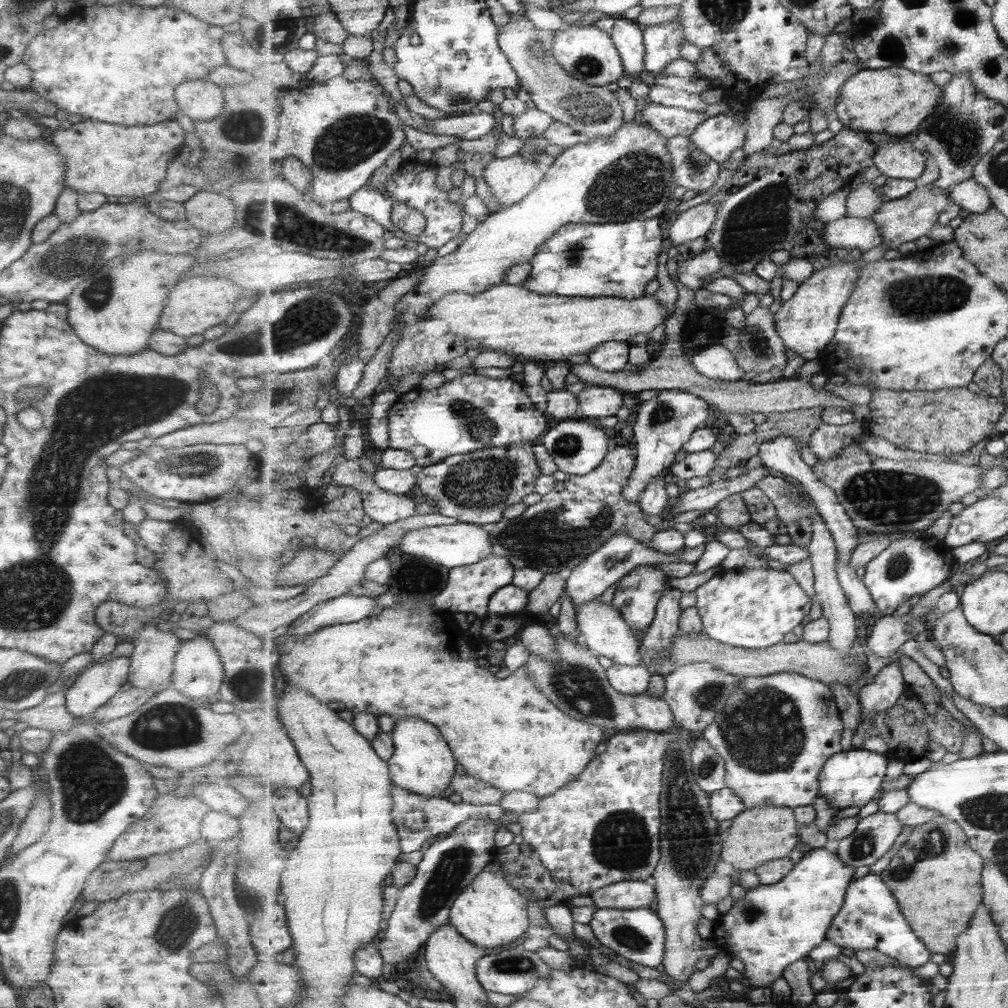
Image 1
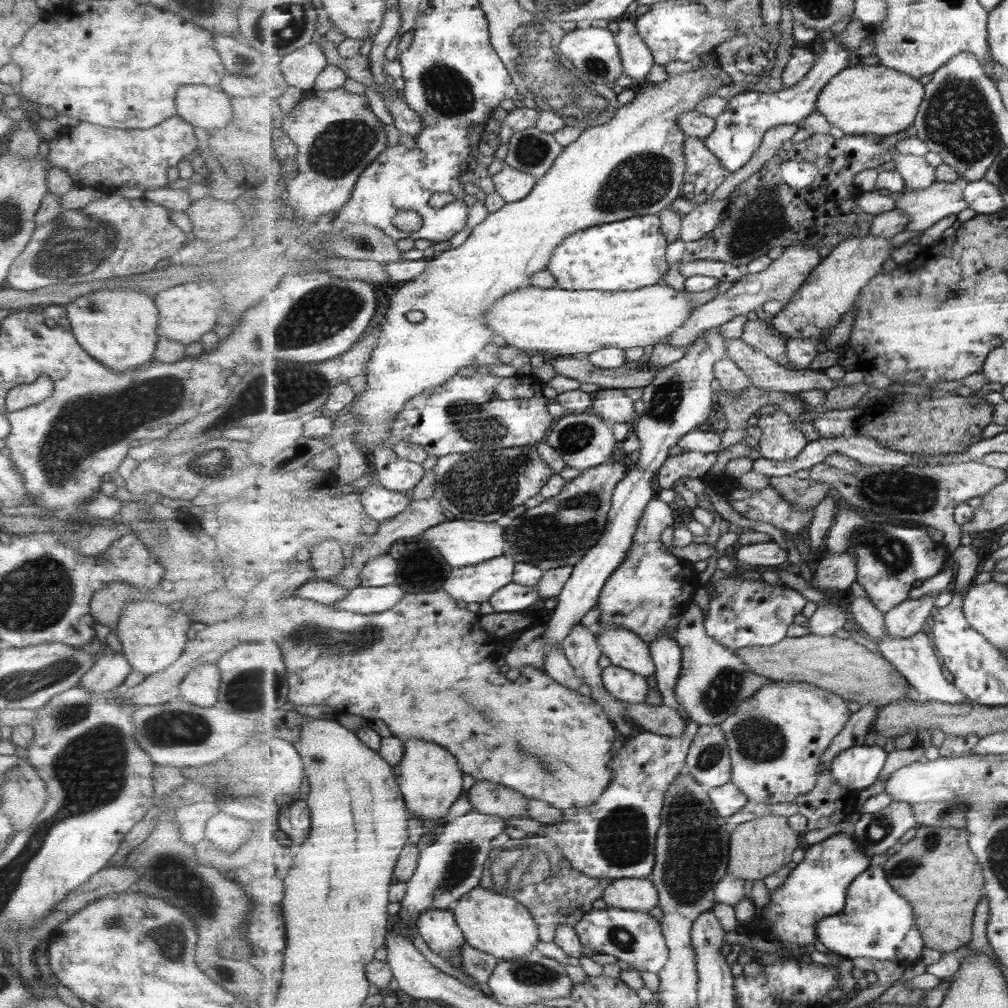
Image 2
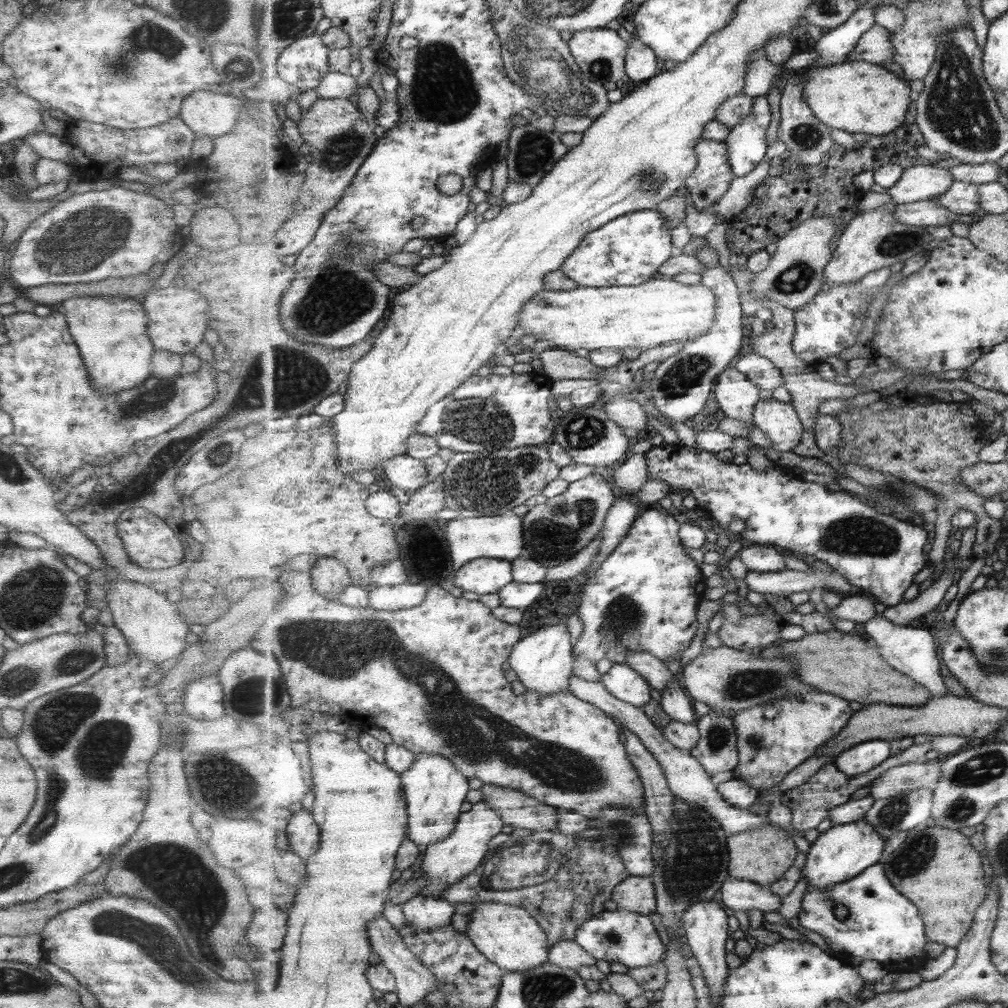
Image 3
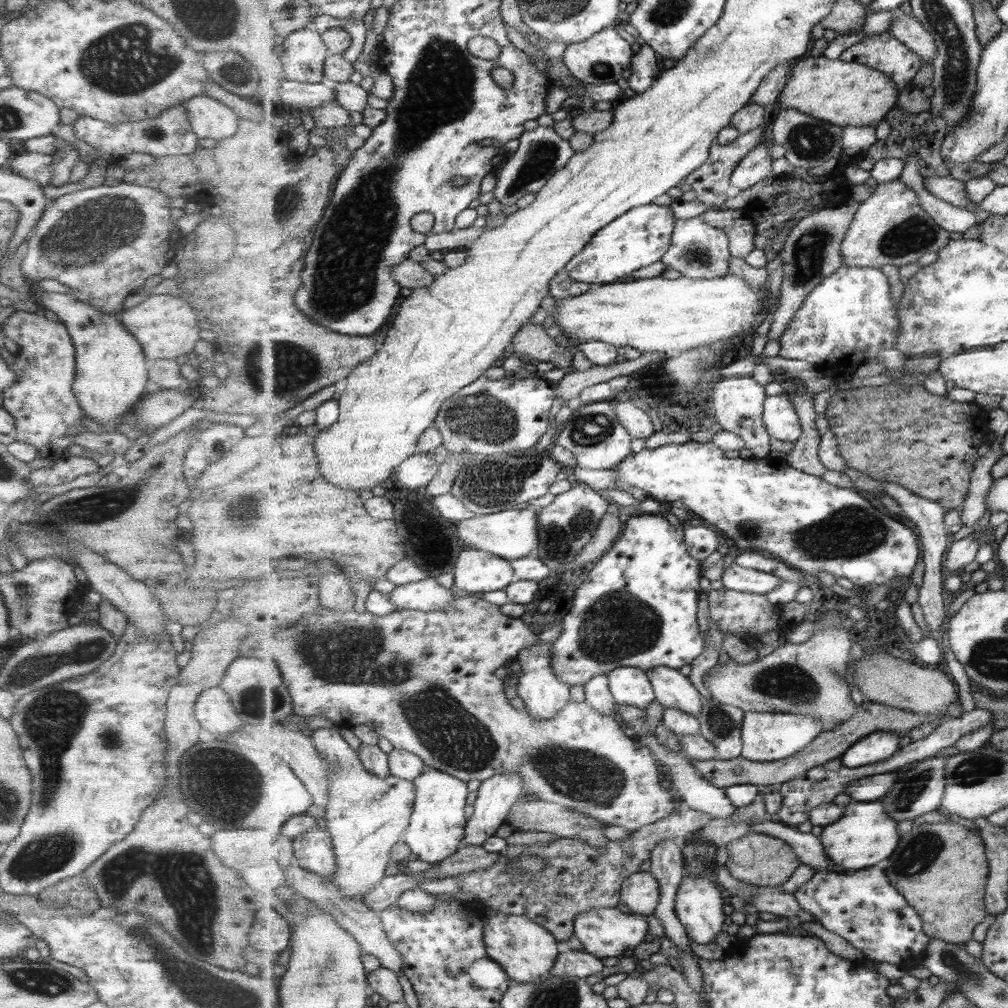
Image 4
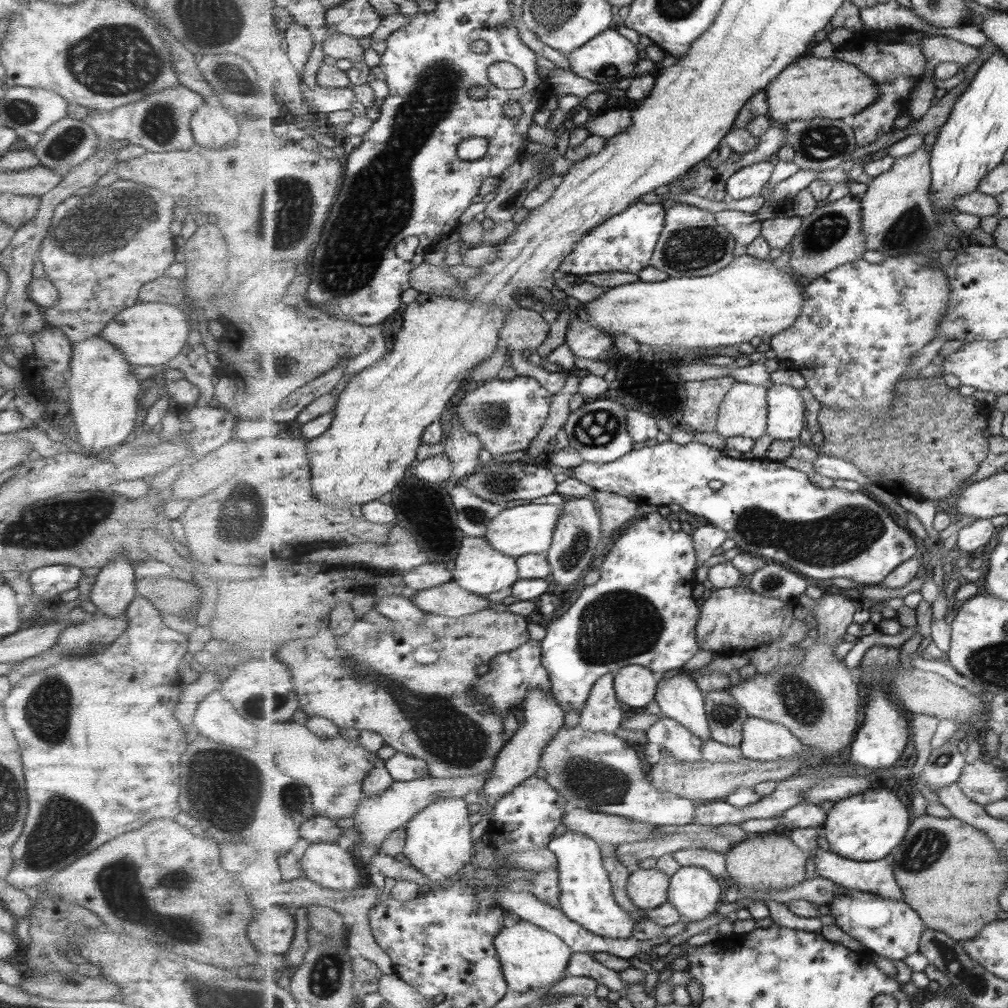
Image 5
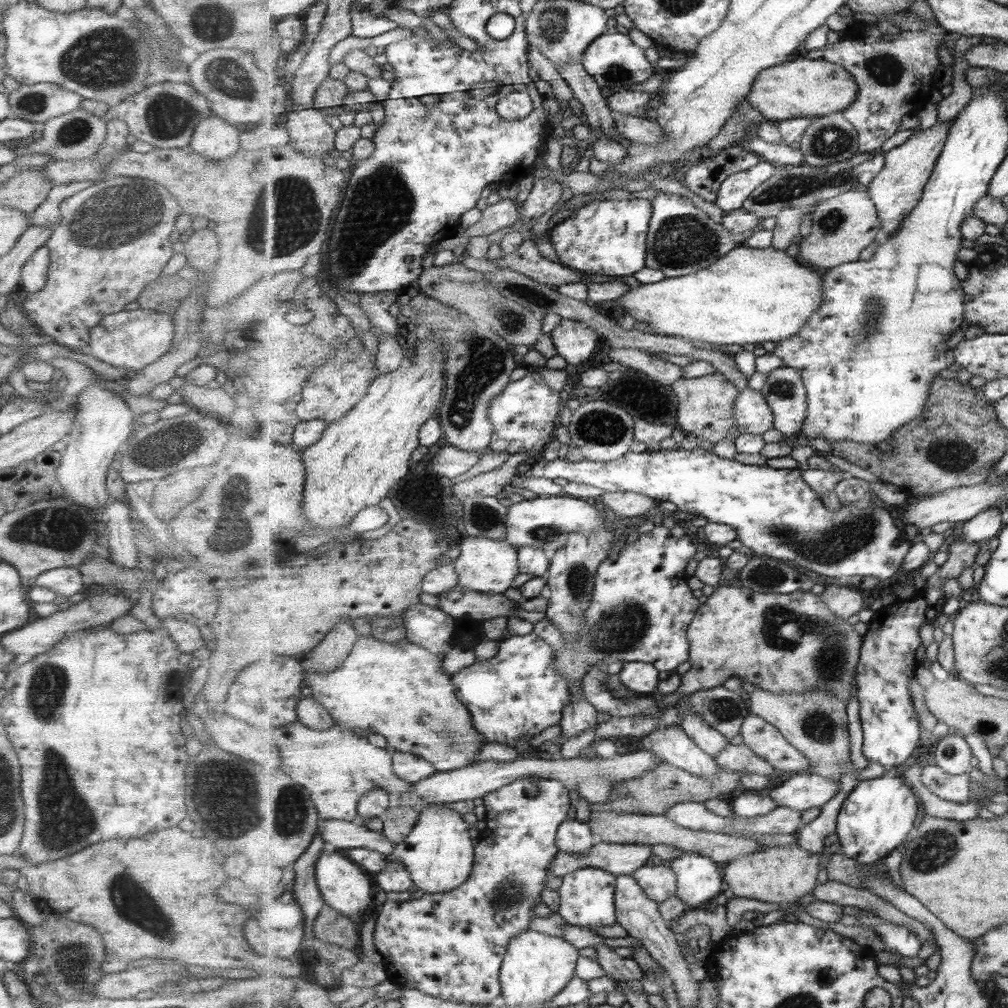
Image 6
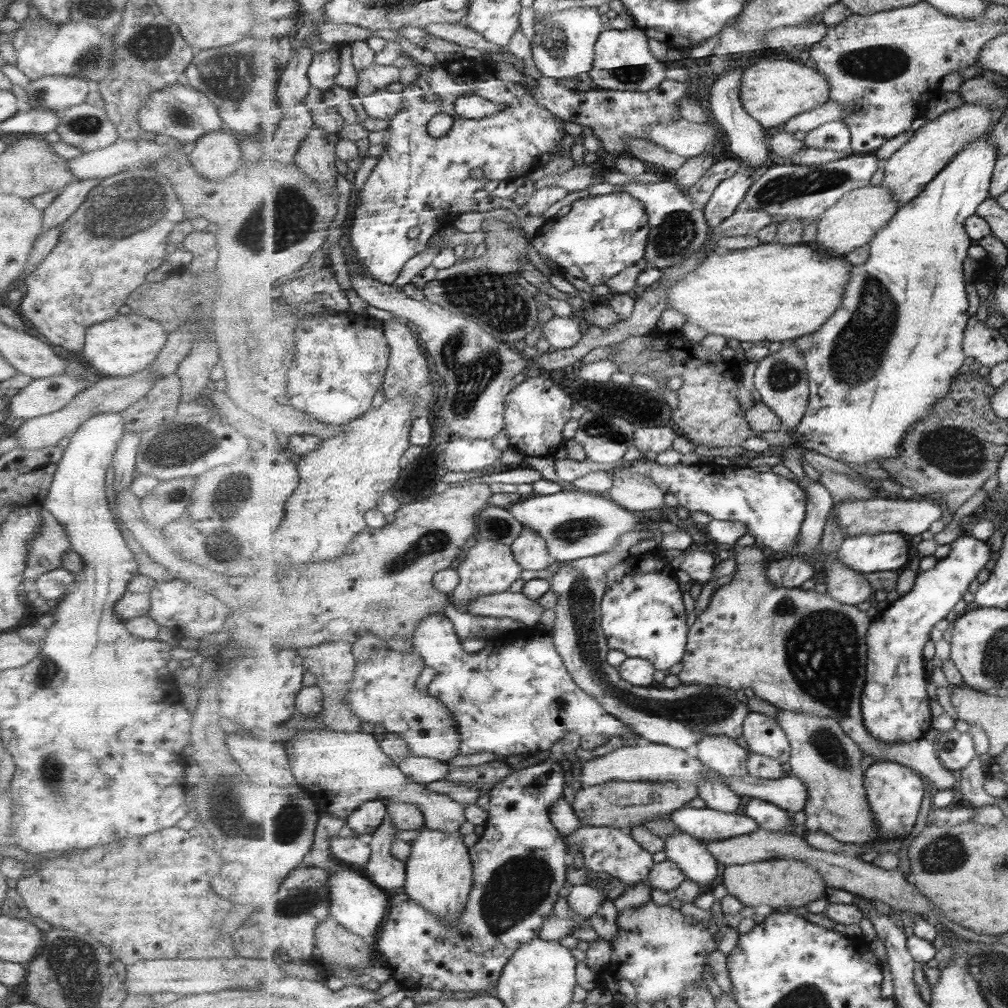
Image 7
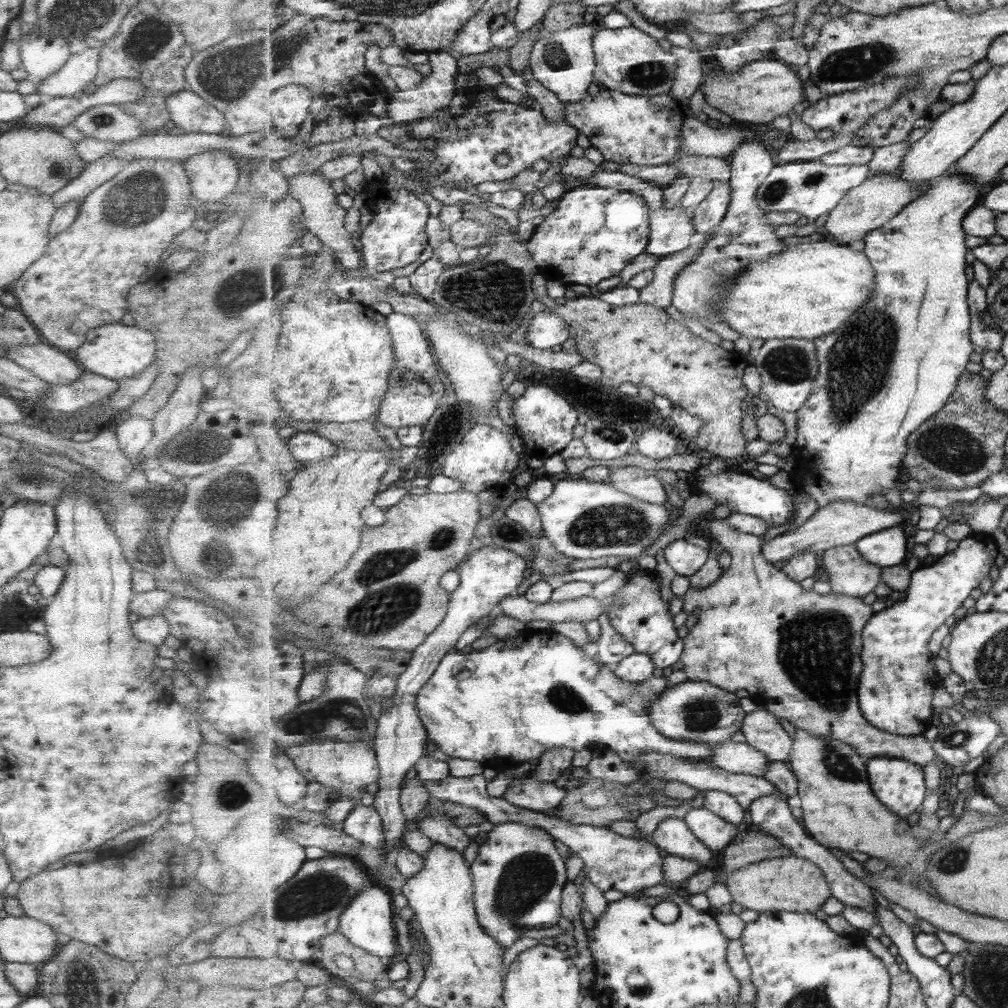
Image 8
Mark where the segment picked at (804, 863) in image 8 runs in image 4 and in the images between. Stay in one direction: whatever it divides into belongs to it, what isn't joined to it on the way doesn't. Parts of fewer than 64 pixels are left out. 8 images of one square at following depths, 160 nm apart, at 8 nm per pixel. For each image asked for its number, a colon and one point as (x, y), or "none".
4: (759, 859)
5: (768, 861)
6: (781, 874)
7: (778, 883)

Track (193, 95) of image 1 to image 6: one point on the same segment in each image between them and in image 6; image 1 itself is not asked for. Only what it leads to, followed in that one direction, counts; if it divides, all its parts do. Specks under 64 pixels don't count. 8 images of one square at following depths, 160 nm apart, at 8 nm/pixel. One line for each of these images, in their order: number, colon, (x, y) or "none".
2: (203, 107)
3: (205, 113)
4: (207, 118)
5: (211, 127)
6: (212, 138)

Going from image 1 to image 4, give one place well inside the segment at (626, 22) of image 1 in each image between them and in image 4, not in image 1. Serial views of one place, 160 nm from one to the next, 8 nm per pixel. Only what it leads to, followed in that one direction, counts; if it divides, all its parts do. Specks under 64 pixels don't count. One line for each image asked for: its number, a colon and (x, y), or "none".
2: (638, 59)
3: (641, 63)
4: (644, 70)

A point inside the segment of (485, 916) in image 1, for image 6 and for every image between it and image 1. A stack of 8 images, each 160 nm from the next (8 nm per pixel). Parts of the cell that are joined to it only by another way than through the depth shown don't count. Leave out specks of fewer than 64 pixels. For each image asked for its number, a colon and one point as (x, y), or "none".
2: (499, 925)
3: (510, 936)
4: (526, 950)
5: (532, 957)
6: (537, 967)

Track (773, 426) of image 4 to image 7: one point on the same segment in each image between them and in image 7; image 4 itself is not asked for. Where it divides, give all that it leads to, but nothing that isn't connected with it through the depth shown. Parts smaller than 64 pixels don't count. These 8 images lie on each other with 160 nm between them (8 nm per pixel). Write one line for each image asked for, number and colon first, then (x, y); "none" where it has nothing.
5: (786, 410)
6: (785, 390)
7: (782, 378)

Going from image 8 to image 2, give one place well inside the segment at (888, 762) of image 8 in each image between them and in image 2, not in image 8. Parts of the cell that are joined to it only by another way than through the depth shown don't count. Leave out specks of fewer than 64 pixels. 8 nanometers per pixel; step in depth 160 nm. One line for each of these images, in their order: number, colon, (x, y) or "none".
2: (818, 887)
3: (844, 851)
4: (866, 835)
5: (867, 827)
6: (878, 816)
7: (895, 792)

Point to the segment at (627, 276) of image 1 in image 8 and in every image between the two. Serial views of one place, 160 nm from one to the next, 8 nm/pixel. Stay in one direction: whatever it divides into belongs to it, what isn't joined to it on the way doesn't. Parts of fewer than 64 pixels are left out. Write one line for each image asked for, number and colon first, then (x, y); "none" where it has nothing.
2: (625, 255)
3: (629, 251)
4: (641, 237)
5: (624, 243)
6: (610, 237)
7: (602, 235)
8: (594, 233)

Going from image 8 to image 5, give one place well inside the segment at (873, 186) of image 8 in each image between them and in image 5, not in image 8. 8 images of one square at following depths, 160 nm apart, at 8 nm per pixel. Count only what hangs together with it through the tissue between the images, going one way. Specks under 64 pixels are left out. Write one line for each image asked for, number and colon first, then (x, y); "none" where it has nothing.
5: (833, 235)
6: (842, 227)
7: (853, 222)

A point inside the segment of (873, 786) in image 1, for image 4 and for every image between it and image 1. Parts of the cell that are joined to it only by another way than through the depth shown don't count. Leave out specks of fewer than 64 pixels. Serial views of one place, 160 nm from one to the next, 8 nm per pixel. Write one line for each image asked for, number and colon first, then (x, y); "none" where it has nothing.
2: (857, 768)
3: (858, 760)
4: (881, 745)

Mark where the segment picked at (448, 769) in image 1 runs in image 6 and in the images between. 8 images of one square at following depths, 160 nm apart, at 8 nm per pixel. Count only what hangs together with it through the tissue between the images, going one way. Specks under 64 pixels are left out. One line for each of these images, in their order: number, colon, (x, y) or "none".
2: (431, 778)
3: (435, 790)
4: (437, 831)
5: (439, 844)
6: (439, 853)

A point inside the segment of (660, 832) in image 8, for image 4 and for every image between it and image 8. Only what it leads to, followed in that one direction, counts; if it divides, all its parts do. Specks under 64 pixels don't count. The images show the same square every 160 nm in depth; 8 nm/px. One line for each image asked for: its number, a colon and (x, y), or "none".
4: (699, 903)
5: (694, 890)
6: (699, 877)
7: (693, 855)

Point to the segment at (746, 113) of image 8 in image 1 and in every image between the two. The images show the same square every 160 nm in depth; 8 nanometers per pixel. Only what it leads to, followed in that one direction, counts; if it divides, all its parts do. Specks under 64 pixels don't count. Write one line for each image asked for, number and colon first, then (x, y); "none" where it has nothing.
1: (895, 101)
2: (874, 100)
3: (856, 96)
4: (843, 93)
5: (830, 88)
6: (803, 88)
7: (773, 91)

